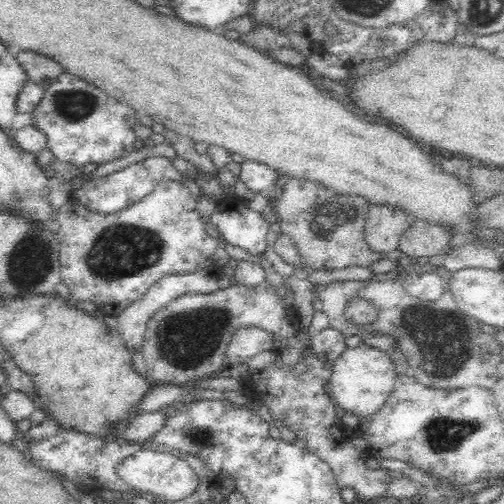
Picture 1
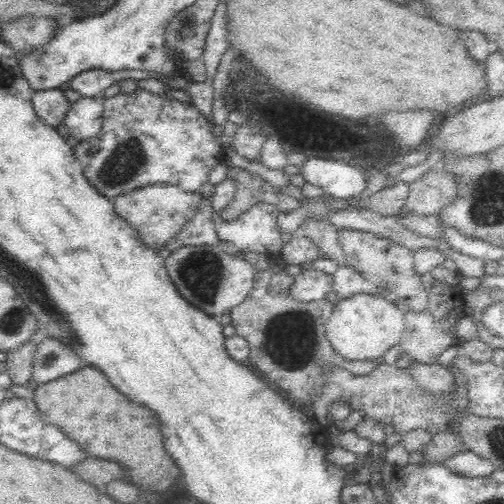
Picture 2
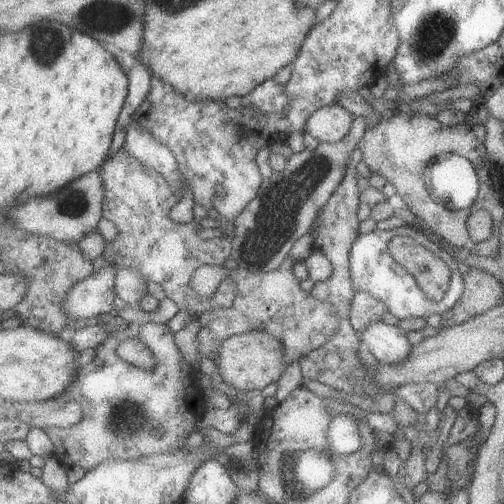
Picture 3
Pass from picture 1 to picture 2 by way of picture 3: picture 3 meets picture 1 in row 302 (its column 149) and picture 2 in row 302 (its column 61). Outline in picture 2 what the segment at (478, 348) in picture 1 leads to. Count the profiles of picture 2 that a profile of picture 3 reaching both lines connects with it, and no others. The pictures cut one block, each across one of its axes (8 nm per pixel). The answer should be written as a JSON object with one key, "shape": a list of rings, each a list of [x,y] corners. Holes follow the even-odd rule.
{"shape":[[[434,282],[434,286],[430,286],[430,290],[428,290],[428,298],[430,298],[430,304],[420,314],[414,314],[412,310],[404,308],[406,332],[400,338],[400,346],[404,348],[410,362],[416,362],[416,364],[438,364],[442,352],[446,352],[450,346],[460,344],[460,340],[456,336],[456,326],[458,326],[458,318],[462,318],[462,314],[464,314],[464,308],[462,308],[464,288],[460,284],[442,286],[442,284]]]}

